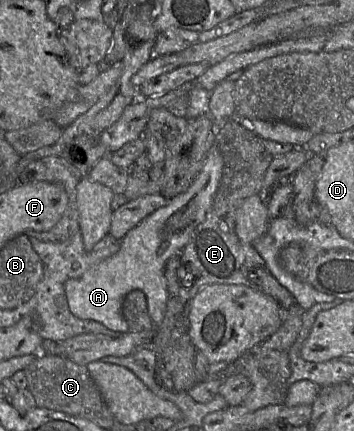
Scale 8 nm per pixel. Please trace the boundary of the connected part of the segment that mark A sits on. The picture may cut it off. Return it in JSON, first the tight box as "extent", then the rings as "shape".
{"extent":[65,143,223,333],"shape":[[[216,143],[211,147],[206,163],[197,175],[188,190],[169,203],[157,209],[143,219],[136,227],[131,229],[121,239],[119,250],[112,256],[105,258],[87,270],[80,278],[68,279],[65,282],[65,293],[70,311],[82,320],[96,321],[110,330],[122,333],[129,332],[128,324],[124,319],[121,308],[125,296],[133,290],[141,290],[147,299],[148,314],[154,326],[162,323],[168,300],[167,280],[165,277],[165,264],[169,258],[181,252],[188,244],[193,232],[199,224],[205,221],[207,213],[213,210],[214,197],[218,191],[223,171],[223,158]]]}

